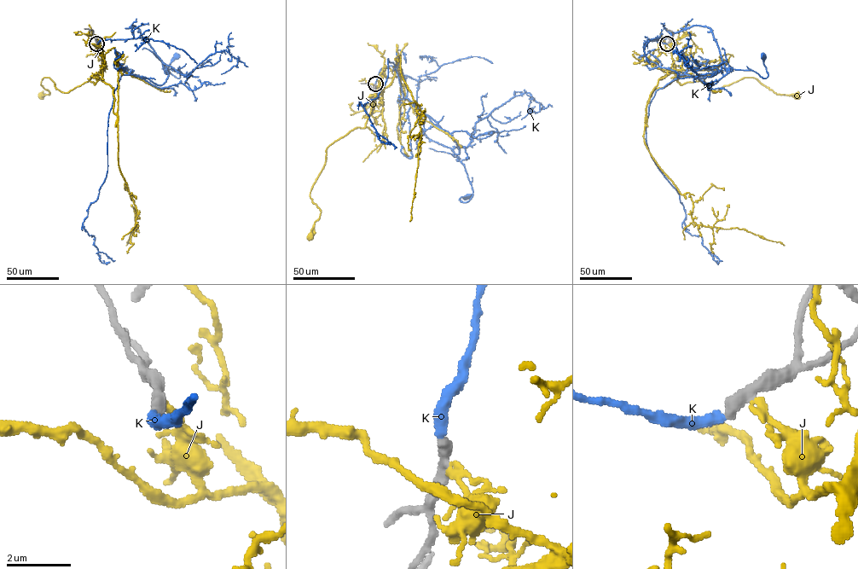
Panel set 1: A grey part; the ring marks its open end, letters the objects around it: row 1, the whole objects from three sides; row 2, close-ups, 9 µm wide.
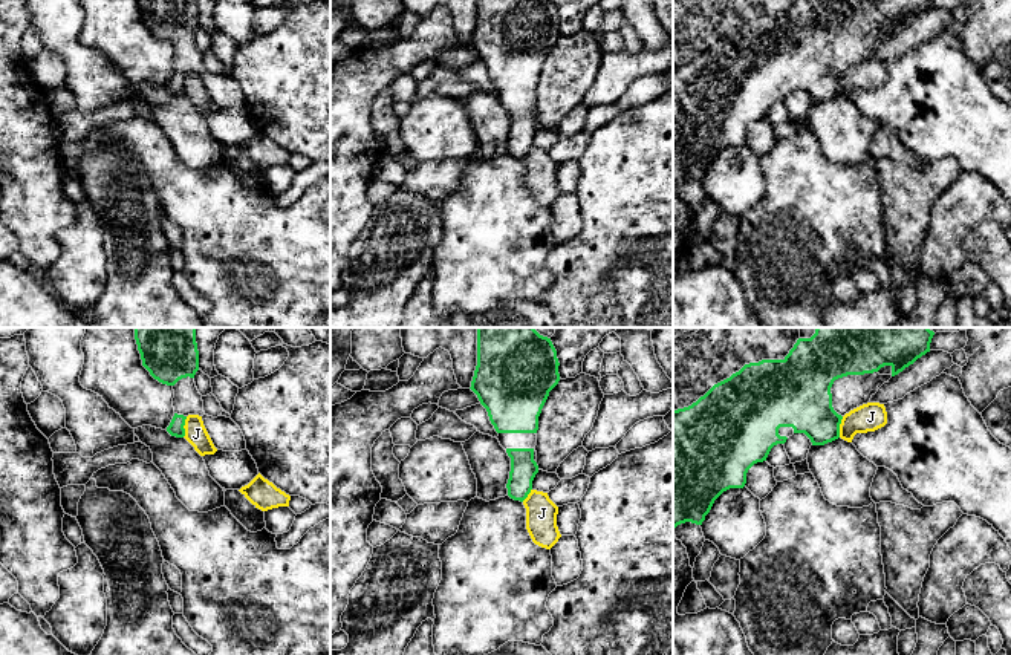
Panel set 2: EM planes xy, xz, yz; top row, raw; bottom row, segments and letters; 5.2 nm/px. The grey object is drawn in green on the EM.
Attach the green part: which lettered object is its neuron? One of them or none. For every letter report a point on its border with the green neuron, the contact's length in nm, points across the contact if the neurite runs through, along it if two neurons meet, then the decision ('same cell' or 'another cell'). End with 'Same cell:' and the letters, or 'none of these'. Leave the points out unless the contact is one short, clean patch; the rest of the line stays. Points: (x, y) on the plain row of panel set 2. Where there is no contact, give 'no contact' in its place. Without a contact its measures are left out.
J: meets green in xy at (182, 84); contact 110 nm long; another cell
K: no contact; same cell
Same cell: K

